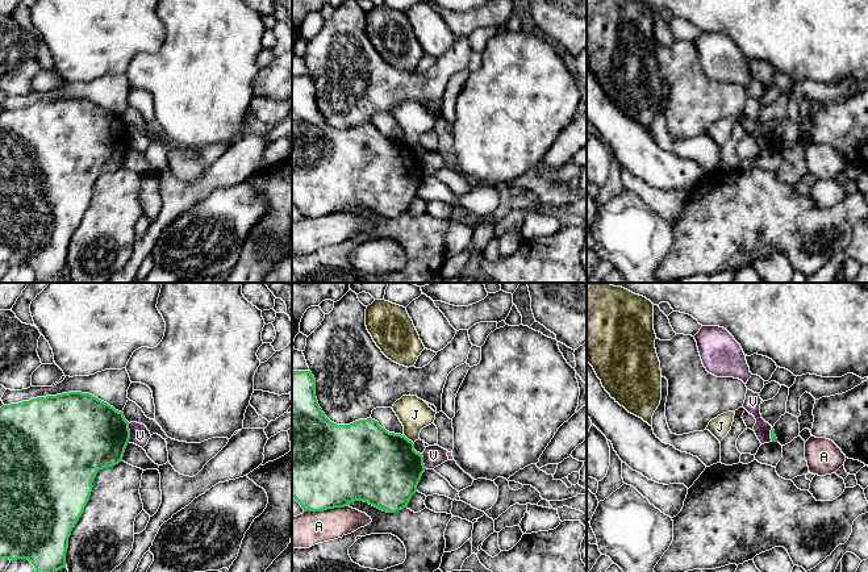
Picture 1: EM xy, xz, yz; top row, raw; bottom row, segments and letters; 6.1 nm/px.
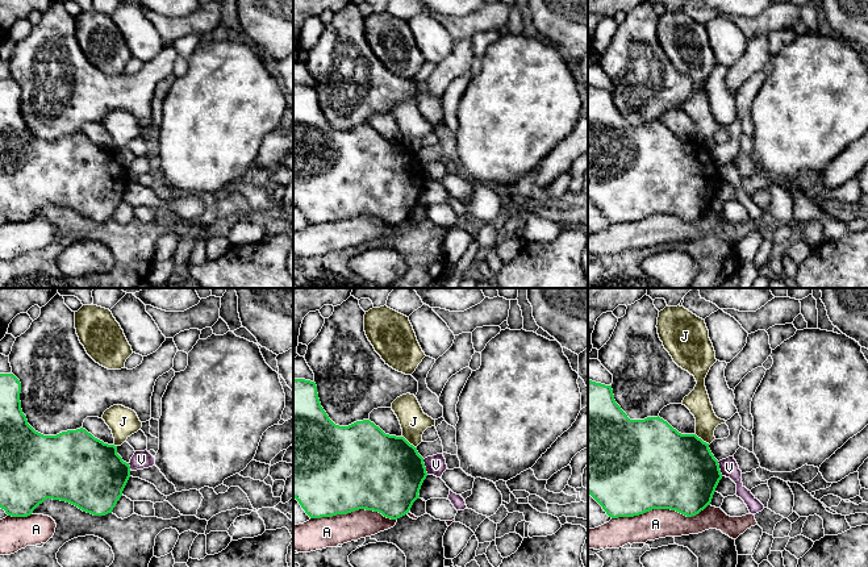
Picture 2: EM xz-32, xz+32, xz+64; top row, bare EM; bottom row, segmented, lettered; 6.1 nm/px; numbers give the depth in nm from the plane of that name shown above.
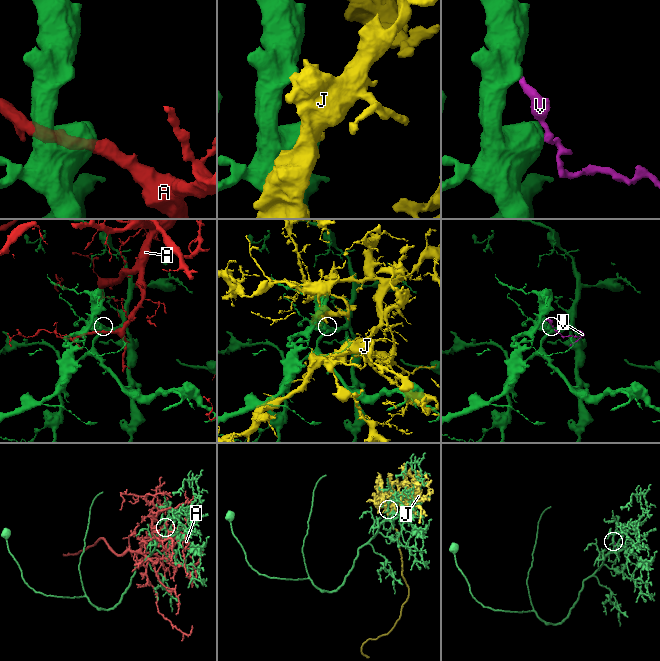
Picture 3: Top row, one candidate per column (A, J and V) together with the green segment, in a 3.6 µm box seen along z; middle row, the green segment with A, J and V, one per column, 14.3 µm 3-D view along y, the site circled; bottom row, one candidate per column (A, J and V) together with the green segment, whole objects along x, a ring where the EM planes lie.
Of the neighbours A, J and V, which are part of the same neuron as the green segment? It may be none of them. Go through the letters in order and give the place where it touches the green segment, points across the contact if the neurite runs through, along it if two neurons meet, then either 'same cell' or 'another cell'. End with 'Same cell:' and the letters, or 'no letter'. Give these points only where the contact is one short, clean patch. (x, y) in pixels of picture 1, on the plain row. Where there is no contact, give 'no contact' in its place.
A: meets green in xz at (325, 214); another cell
J: meets green in xz at (408, 145); another cell
V: meets green in xy at (129, 138); border along xy (128, 129), (129, 147); another cell
Same cell: no letter

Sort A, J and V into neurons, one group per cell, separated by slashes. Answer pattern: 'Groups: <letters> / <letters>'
Groups: A / J / V

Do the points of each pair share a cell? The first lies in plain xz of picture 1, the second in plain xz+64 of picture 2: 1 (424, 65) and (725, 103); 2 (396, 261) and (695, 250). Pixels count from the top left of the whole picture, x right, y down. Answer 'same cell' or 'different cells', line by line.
1: same cell
2: different cells

